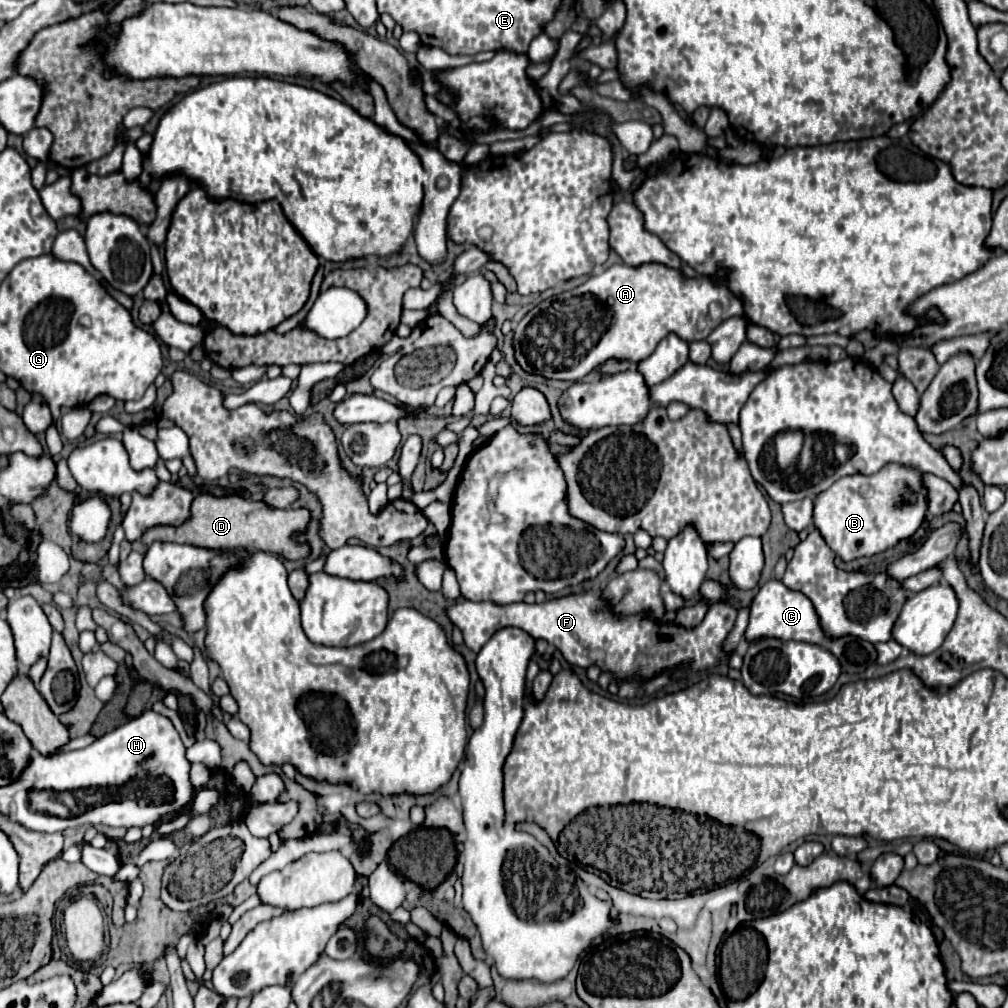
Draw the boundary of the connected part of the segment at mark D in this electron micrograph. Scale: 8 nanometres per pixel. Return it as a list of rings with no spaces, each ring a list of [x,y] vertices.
[[[200,493],[194,498],[190,508],[190,522],[182,526],[152,526],[142,534],[142,544],[152,544],[156,540],[162,542],[178,542],[178,544],[194,544],[204,548],[246,548],[246,550],[262,550],[280,554],[288,560],[298,560],[308,554],[308,548],[296,546],[290,536],[294,532],[304,530],[310,514],[308,510],[276,510],[266,506],[262,501],[253,501],[239,494],[216,497],[208,493]]]

